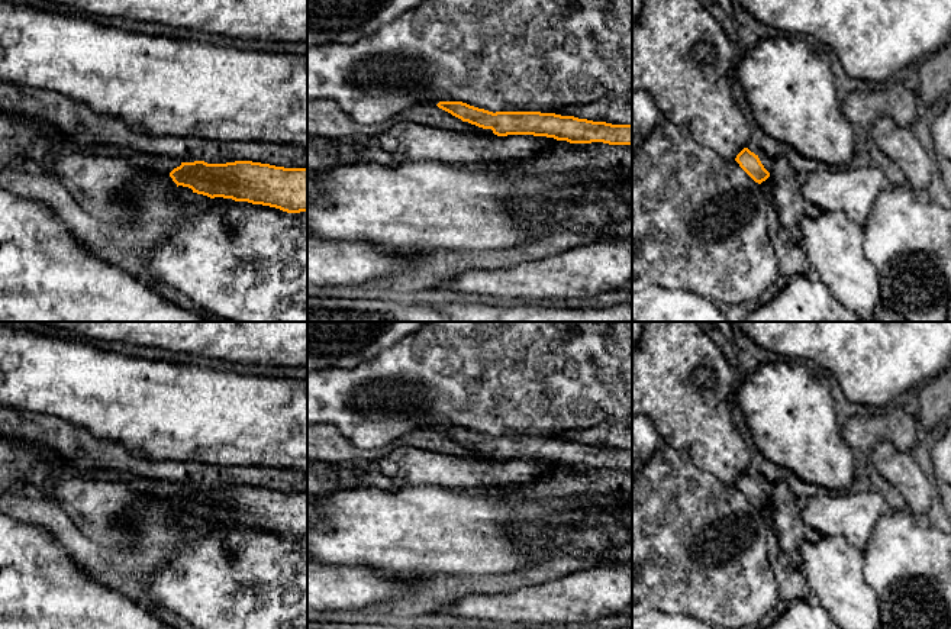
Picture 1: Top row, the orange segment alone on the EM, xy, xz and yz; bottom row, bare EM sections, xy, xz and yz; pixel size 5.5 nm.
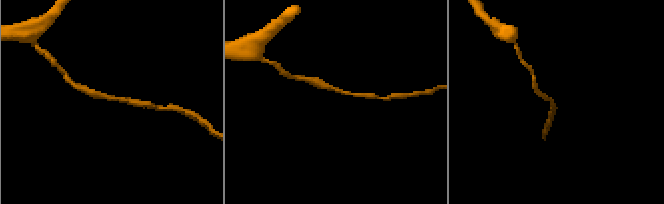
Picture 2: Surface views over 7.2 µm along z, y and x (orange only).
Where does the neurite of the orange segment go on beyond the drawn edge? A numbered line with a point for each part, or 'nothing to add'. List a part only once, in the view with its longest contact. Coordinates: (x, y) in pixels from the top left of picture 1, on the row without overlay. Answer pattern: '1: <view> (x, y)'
nothing to add

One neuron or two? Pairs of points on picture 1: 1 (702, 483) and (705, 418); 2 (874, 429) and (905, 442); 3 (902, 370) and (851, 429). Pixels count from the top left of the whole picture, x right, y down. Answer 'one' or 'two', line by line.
1: two
2: one
3: two

